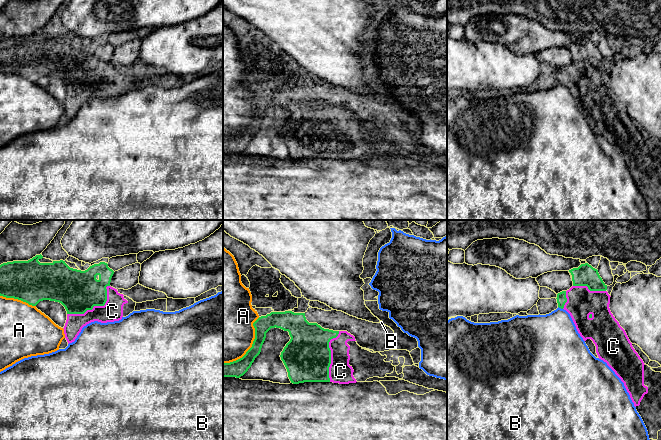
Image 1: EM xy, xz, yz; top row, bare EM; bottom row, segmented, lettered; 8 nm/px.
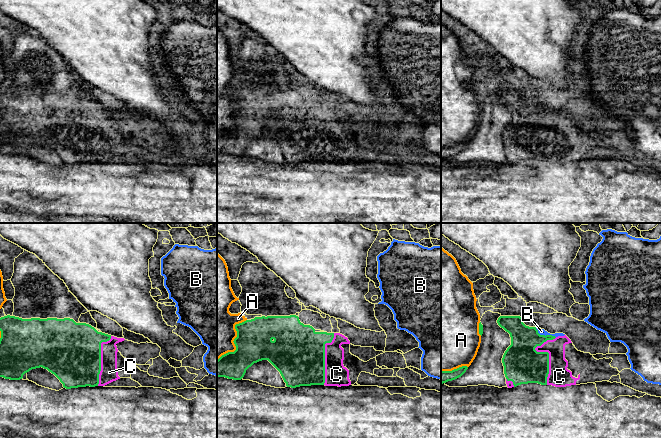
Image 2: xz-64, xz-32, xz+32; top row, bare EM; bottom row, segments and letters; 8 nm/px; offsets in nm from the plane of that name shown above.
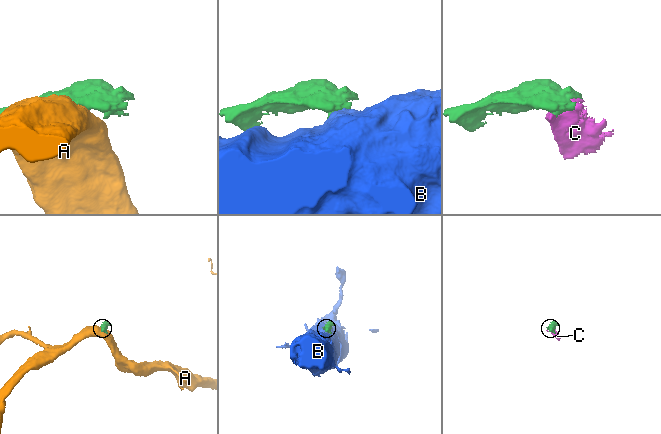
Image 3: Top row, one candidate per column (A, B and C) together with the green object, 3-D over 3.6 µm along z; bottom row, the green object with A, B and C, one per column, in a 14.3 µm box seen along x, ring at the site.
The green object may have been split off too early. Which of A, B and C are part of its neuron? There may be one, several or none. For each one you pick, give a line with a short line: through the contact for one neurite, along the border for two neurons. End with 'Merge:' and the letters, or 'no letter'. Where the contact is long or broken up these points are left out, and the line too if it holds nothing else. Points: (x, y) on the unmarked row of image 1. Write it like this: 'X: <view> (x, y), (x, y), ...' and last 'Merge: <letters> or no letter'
Merge: C

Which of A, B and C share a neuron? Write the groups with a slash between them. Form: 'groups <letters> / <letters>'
groups A / B / C

